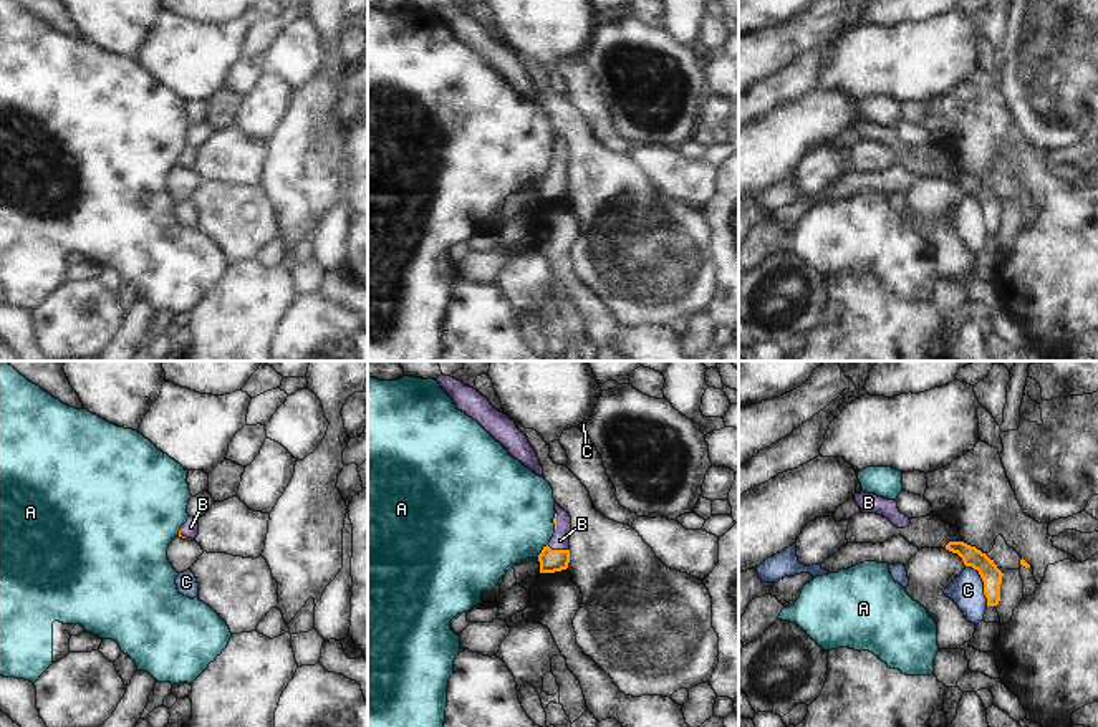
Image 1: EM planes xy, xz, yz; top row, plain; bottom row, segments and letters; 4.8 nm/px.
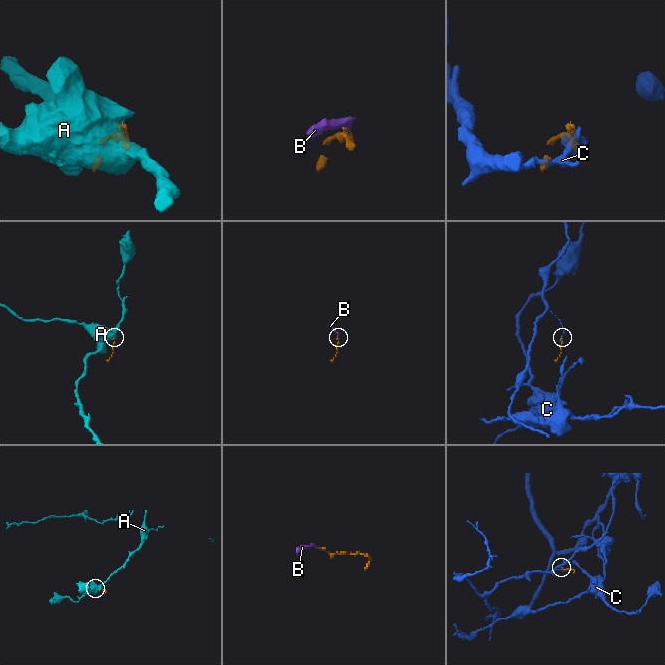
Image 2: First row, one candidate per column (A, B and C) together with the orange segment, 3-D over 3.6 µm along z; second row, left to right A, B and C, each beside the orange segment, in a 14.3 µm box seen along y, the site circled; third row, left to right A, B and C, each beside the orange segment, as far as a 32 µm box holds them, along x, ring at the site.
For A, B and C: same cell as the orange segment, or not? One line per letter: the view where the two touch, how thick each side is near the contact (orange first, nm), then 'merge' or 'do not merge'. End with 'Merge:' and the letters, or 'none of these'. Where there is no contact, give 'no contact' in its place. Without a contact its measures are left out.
A: xz | 110/480 nm | do not merge
B: xz | 110/90 nm | merge
C: yz | 100/160 nm | do not merge
Merge: B

